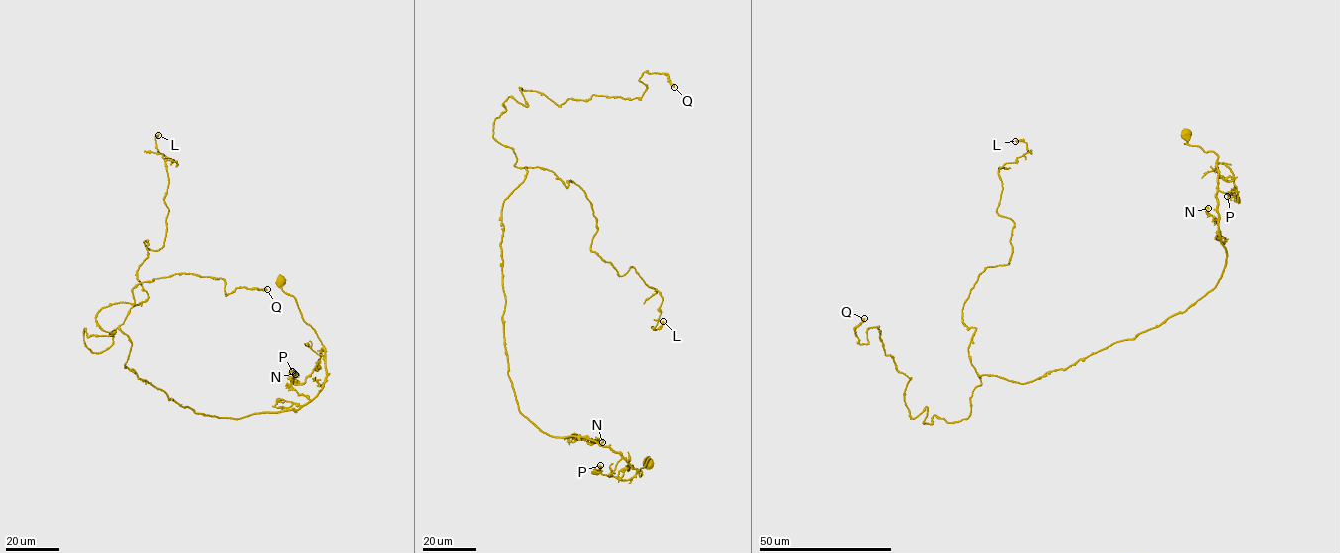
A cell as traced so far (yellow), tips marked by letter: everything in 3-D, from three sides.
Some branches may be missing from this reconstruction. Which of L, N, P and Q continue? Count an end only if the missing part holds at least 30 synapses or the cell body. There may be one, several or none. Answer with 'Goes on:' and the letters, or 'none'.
Goes on: none

